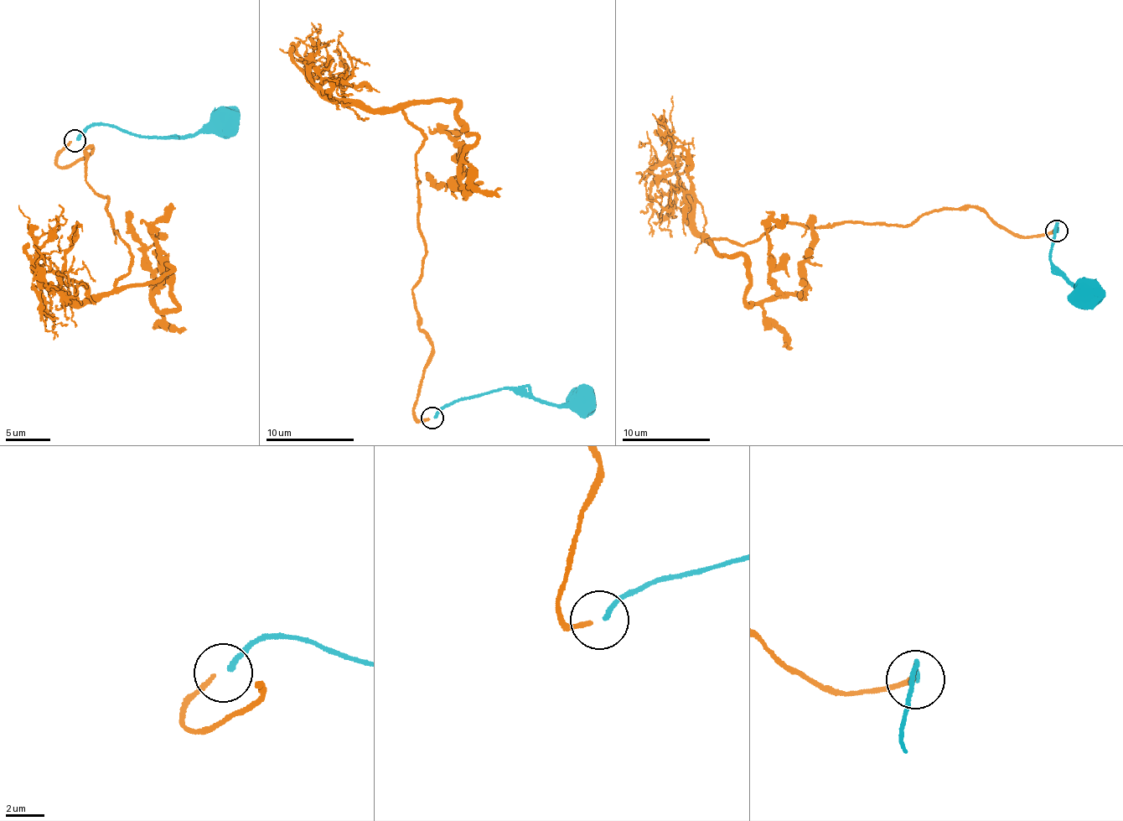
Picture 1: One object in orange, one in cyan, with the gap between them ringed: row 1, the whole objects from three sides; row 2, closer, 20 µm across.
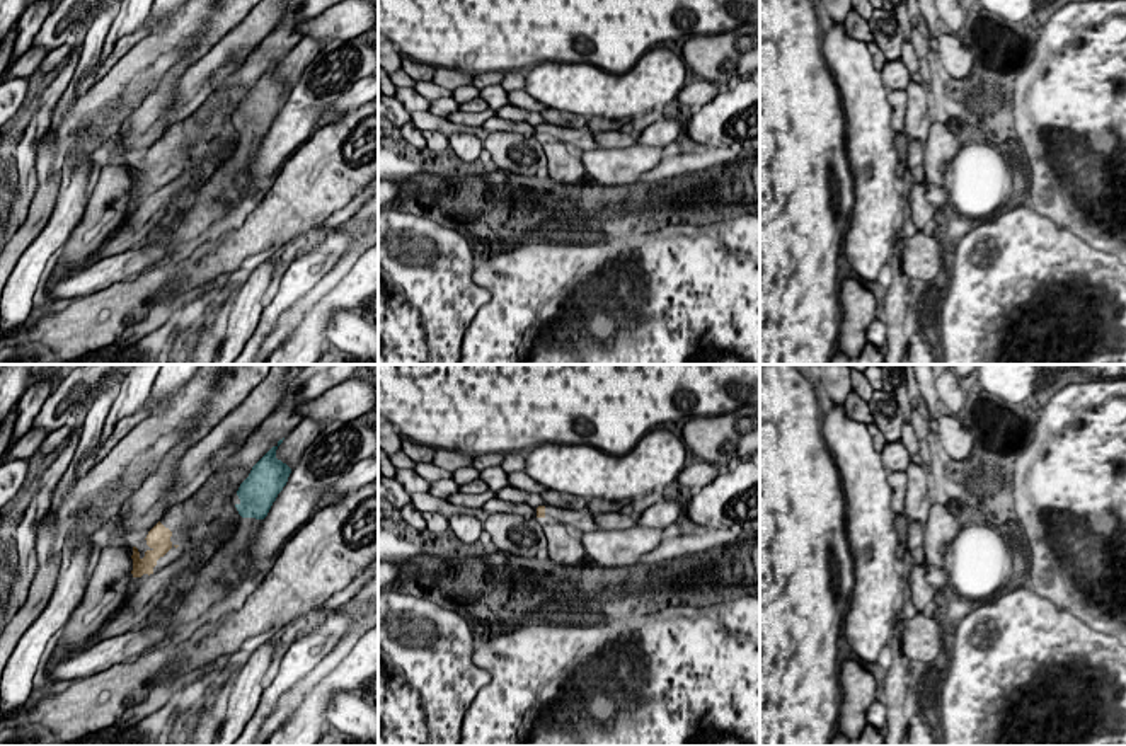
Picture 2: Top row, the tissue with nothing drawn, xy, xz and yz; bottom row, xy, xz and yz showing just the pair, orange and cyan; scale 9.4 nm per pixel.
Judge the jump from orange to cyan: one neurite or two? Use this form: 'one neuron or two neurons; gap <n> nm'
two neurons; gap 650 nm

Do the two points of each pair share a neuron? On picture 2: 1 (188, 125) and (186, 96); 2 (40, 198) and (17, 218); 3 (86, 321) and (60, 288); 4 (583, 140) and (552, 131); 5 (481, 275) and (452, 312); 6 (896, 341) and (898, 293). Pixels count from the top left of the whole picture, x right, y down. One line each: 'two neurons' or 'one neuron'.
1: two neurons
2: two neurons
3: one neuron
4: one neuron
5: two neurons
6: one neuron

